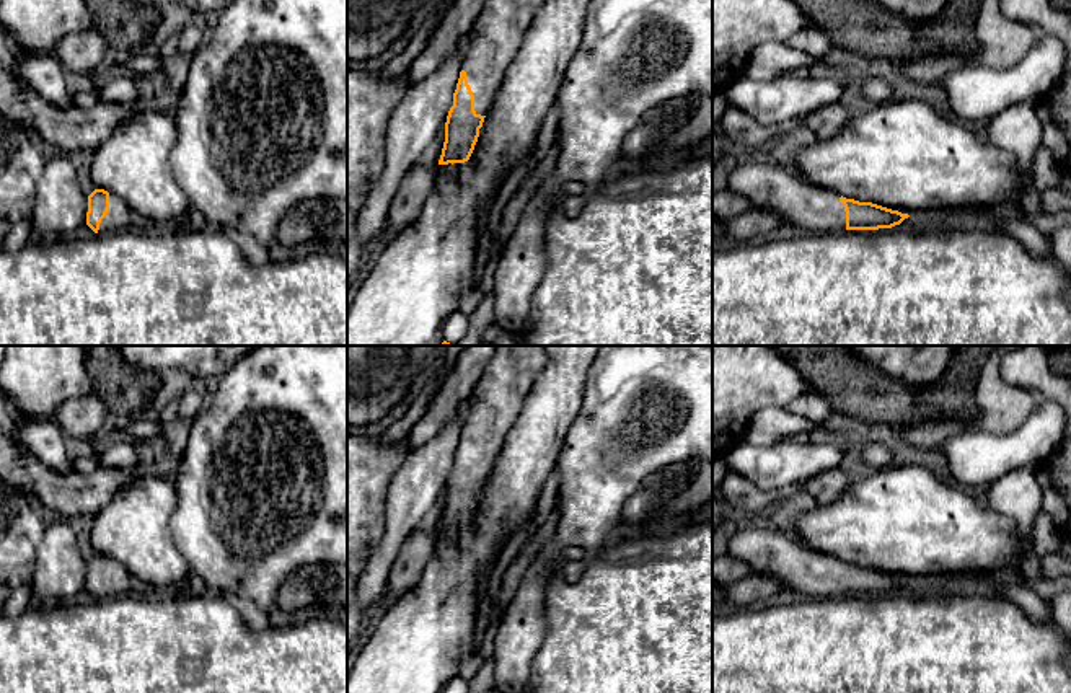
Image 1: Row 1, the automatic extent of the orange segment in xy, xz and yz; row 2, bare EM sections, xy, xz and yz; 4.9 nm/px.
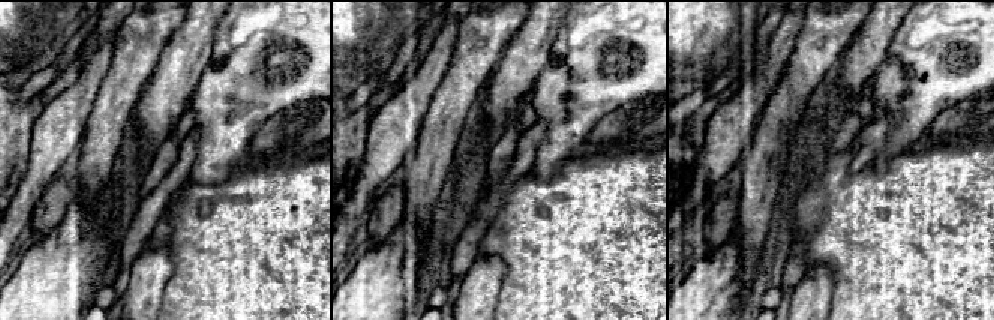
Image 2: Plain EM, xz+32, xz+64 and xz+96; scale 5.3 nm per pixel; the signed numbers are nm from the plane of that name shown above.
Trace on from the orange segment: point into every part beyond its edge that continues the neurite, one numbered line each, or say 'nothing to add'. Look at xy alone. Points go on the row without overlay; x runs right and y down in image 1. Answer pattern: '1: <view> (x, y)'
1: xy (119, 581)

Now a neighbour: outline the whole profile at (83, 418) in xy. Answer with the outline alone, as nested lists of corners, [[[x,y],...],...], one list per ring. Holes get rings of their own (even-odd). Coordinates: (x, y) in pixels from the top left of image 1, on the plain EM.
[[[95,393],[64,403],[54,414],[65,435],[83,440],[93,439],[109,417],[106,404]]]

